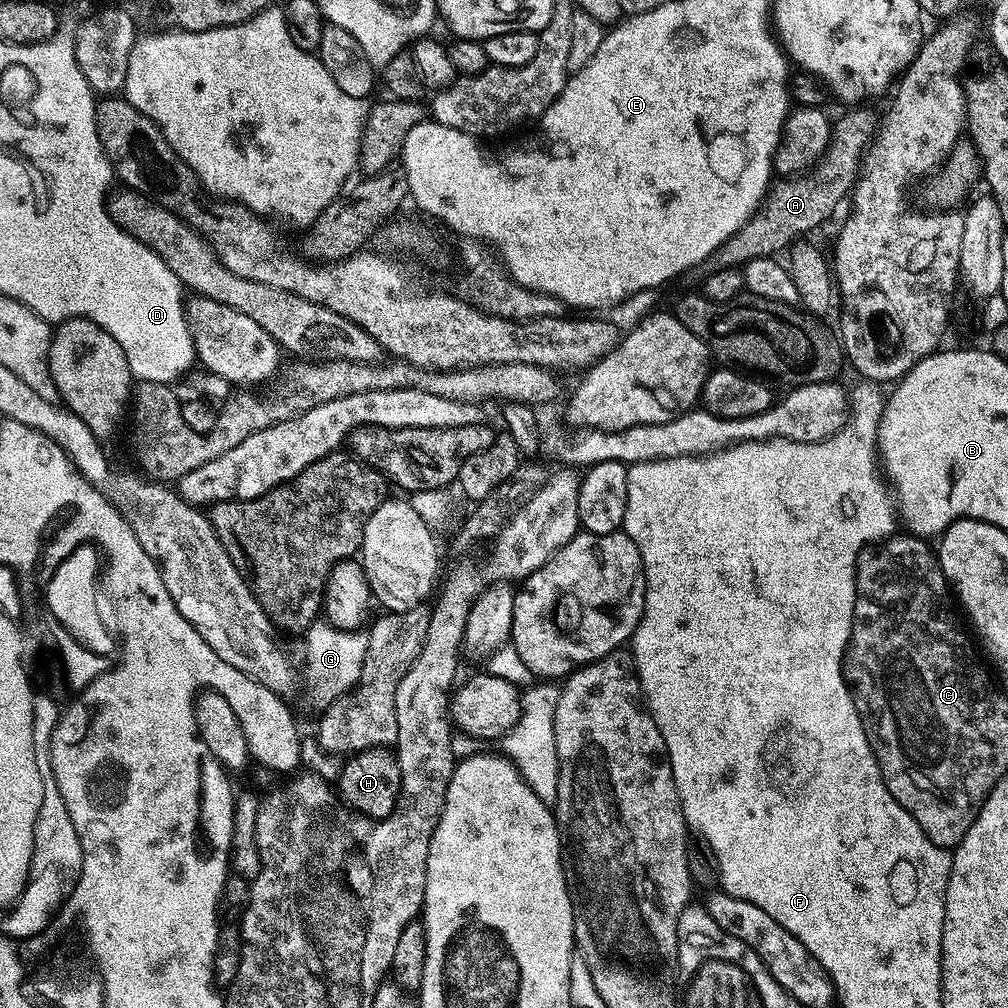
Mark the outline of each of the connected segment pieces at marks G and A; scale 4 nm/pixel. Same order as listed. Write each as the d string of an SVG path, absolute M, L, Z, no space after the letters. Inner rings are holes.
M317 622L309 626L306 639L308 645L304 648L304 672L302 668L302 692L308 695L308 700L317 710L328 708L339 696L355 689L362 674L362 666L368 649L368 633L364 630L348 632L345 628L335 628L327 622Z
M849 107L848 113L840 121L835 121L824 155L807 172L791 178L777 179L769 187L756 213L733 236L726 238L722 246L718 246L704 259L702 268L705 273L740 268L748 261L763 256L775 257L780 254L778 252L784 252L794 241L803 237L800 236L803 232L808 232L831 218L832 211L844 199L845 203L855 188L856 178L860 175L860 162L876 134L877 117L872 117L864 108L867 107Z

